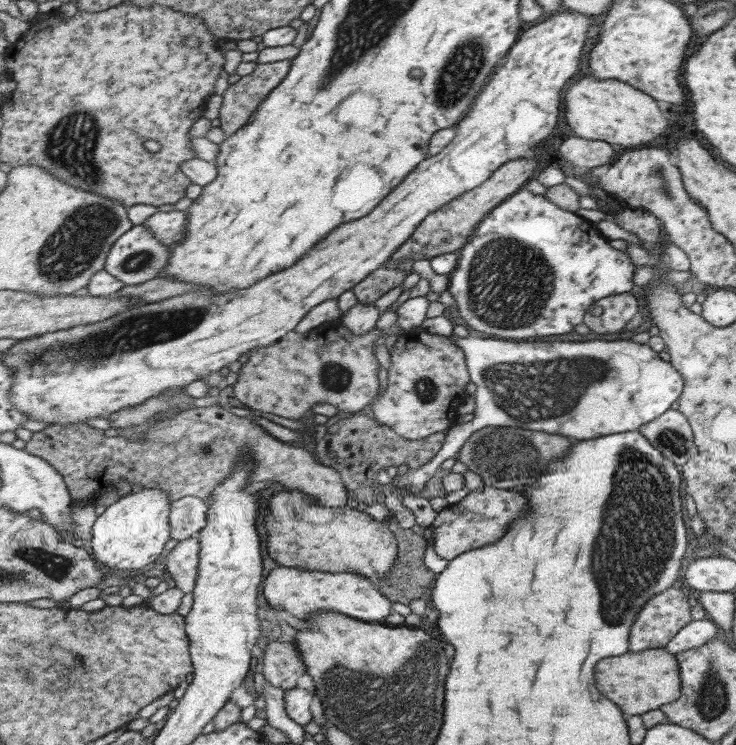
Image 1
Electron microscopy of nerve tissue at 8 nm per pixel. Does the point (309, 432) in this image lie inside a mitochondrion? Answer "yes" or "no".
no

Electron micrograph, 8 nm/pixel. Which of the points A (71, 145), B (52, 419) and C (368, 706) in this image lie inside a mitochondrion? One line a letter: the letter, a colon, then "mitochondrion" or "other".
A: mitochondrion
B: other
C: mitochondrion

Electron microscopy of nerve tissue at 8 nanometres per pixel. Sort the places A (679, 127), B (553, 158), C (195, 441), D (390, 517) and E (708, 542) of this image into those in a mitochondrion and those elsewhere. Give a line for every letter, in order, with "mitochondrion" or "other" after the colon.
A: other
B: other
C: mitochondrion
D: other
E: other

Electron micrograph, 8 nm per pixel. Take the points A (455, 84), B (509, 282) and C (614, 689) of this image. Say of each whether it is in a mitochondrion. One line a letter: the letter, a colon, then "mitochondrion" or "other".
A: mitochondrion
B: mitochondrion
C: other

